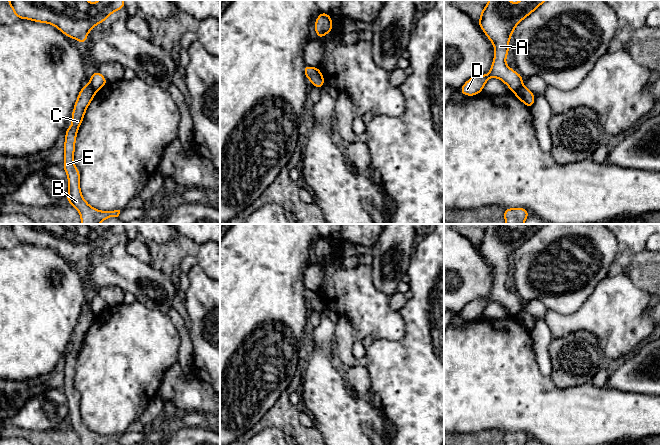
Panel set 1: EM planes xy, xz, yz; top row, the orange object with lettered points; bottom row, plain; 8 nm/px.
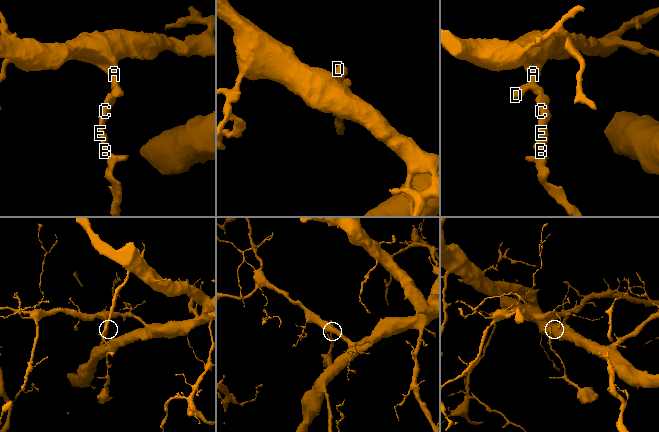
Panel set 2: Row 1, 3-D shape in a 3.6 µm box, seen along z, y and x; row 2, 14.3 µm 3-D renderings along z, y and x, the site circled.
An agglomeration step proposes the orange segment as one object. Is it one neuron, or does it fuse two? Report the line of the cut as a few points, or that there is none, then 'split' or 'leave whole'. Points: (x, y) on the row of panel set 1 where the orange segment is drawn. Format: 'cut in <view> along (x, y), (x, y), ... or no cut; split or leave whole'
cut in yz along (521, 84), (513, 92); split

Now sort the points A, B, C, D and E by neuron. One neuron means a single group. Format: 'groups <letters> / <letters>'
groups A D / B C E

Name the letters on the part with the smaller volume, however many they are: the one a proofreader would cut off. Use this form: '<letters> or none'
B, C, E

